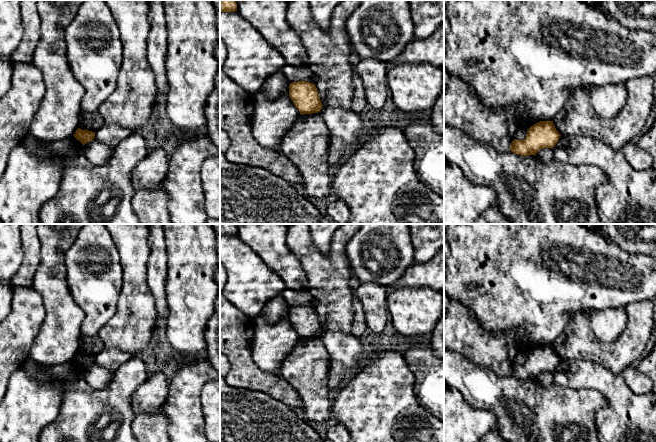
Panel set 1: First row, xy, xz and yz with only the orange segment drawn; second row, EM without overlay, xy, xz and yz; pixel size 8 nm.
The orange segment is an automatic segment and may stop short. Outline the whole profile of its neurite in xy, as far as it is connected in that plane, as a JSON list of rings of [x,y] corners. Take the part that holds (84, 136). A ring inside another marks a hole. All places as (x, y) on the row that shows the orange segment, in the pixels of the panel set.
[[[78,128],[73,136],[84,146],[86,143],[92,141],[95,138],[95,132]]]

